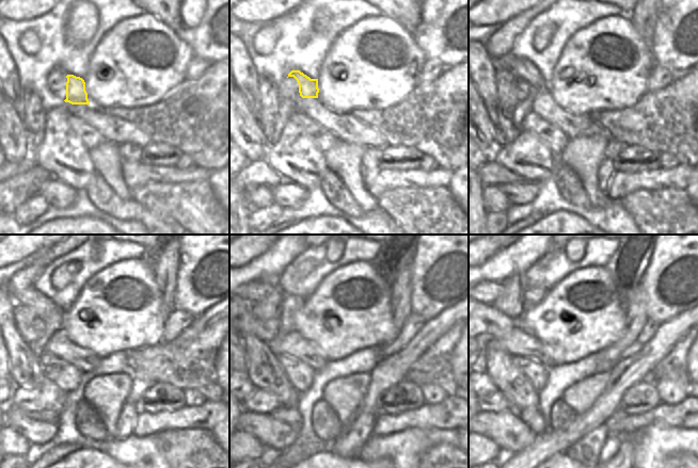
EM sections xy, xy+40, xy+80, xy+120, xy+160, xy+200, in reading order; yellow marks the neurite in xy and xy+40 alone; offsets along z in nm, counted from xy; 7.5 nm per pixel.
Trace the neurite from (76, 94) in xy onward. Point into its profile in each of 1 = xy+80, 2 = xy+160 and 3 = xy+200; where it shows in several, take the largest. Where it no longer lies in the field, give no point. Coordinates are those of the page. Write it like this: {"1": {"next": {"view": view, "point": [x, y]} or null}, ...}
{"1": {"next": {"view": "xy+80", "point": [523, 69]}}, "2": {"next": {"view": "xy+160", "point": [252, 291]}}, "3": {"next": {"view": "xy+200", "point": [490, 290]}}}

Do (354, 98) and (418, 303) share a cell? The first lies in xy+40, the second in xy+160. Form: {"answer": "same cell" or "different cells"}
{"answer": "different cells"}

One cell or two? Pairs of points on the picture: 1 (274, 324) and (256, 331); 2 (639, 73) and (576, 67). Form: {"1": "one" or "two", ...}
{"1": "one", "2": "one"}

